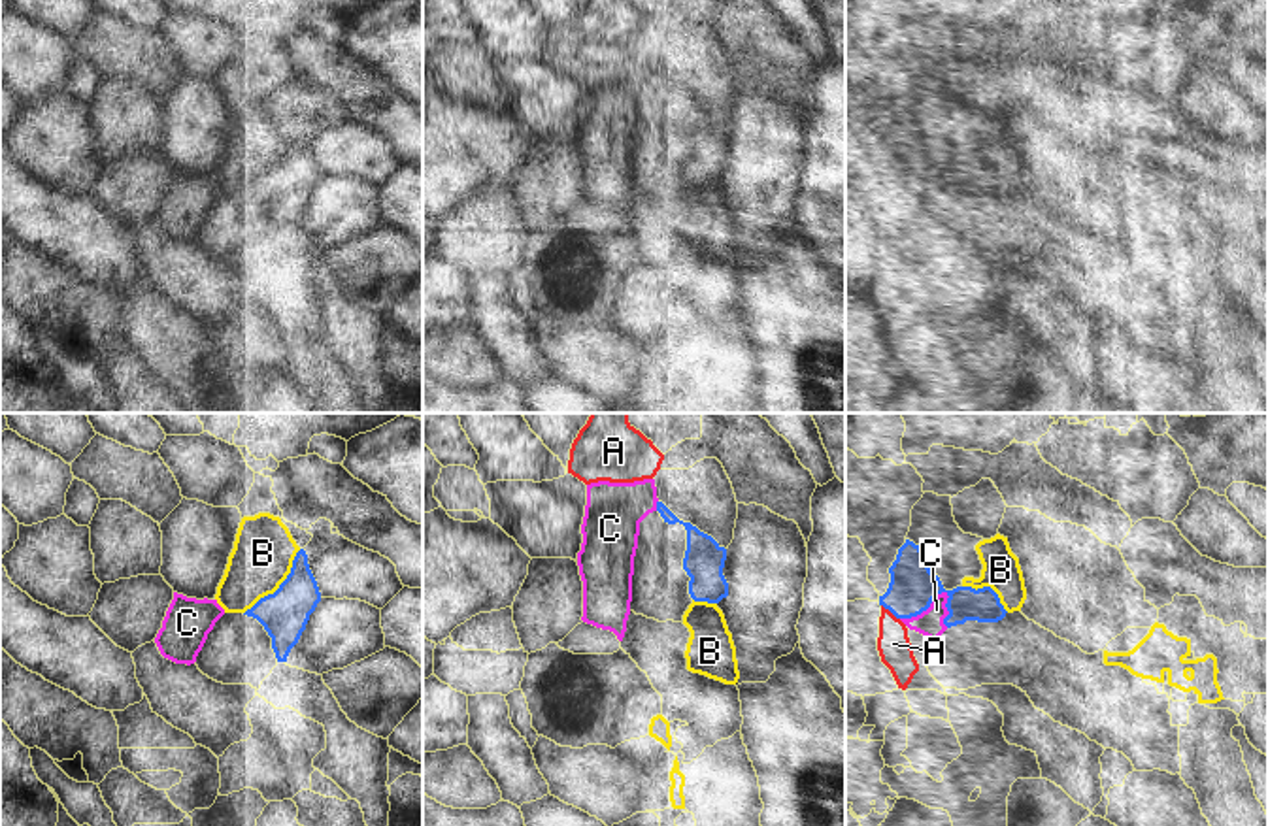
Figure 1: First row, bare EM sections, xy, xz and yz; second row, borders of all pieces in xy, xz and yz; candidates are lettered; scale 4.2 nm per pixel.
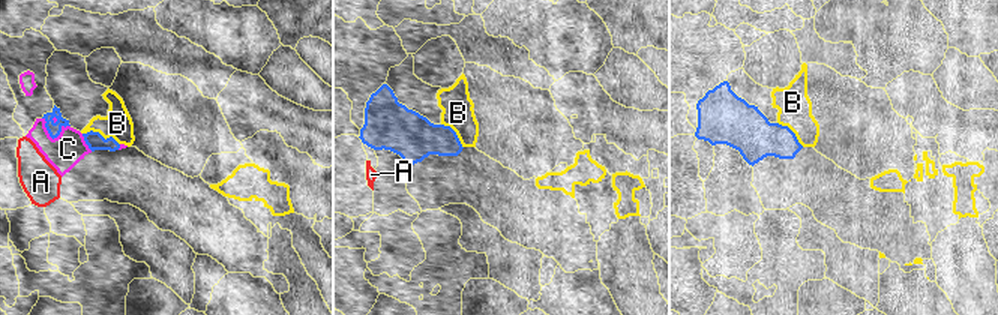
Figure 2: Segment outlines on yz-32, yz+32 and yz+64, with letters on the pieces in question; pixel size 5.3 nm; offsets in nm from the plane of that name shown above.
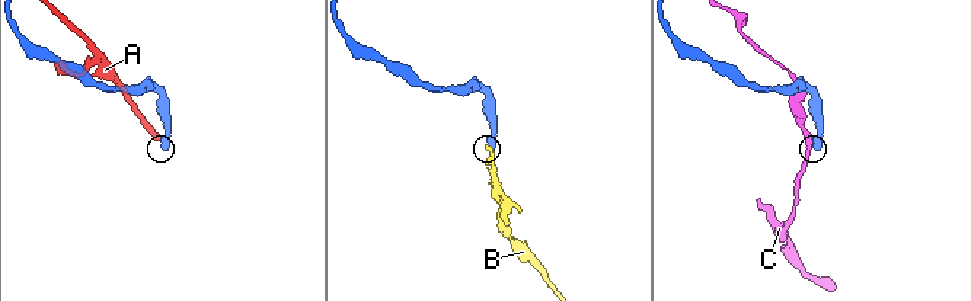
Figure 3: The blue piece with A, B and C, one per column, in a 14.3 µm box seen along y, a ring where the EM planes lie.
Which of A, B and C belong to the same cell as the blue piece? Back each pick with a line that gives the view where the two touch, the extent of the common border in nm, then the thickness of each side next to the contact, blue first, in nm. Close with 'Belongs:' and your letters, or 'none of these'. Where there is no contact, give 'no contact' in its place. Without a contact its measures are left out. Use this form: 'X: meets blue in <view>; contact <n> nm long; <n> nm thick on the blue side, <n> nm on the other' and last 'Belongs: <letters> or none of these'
Belongs: none of these

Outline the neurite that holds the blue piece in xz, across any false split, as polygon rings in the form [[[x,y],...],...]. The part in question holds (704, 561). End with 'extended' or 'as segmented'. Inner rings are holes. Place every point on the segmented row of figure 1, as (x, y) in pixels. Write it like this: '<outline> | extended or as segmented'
[[[657,502],[657,509],[640,522],[630,611],[659,622],[683,622],[692,602],[719,603],[728,596],[728,583],[723,575],[725,560],[725,547]]] | extended

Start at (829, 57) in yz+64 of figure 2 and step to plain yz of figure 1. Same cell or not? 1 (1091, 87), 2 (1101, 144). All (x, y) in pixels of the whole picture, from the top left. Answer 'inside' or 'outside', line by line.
1: inside
2: outside

